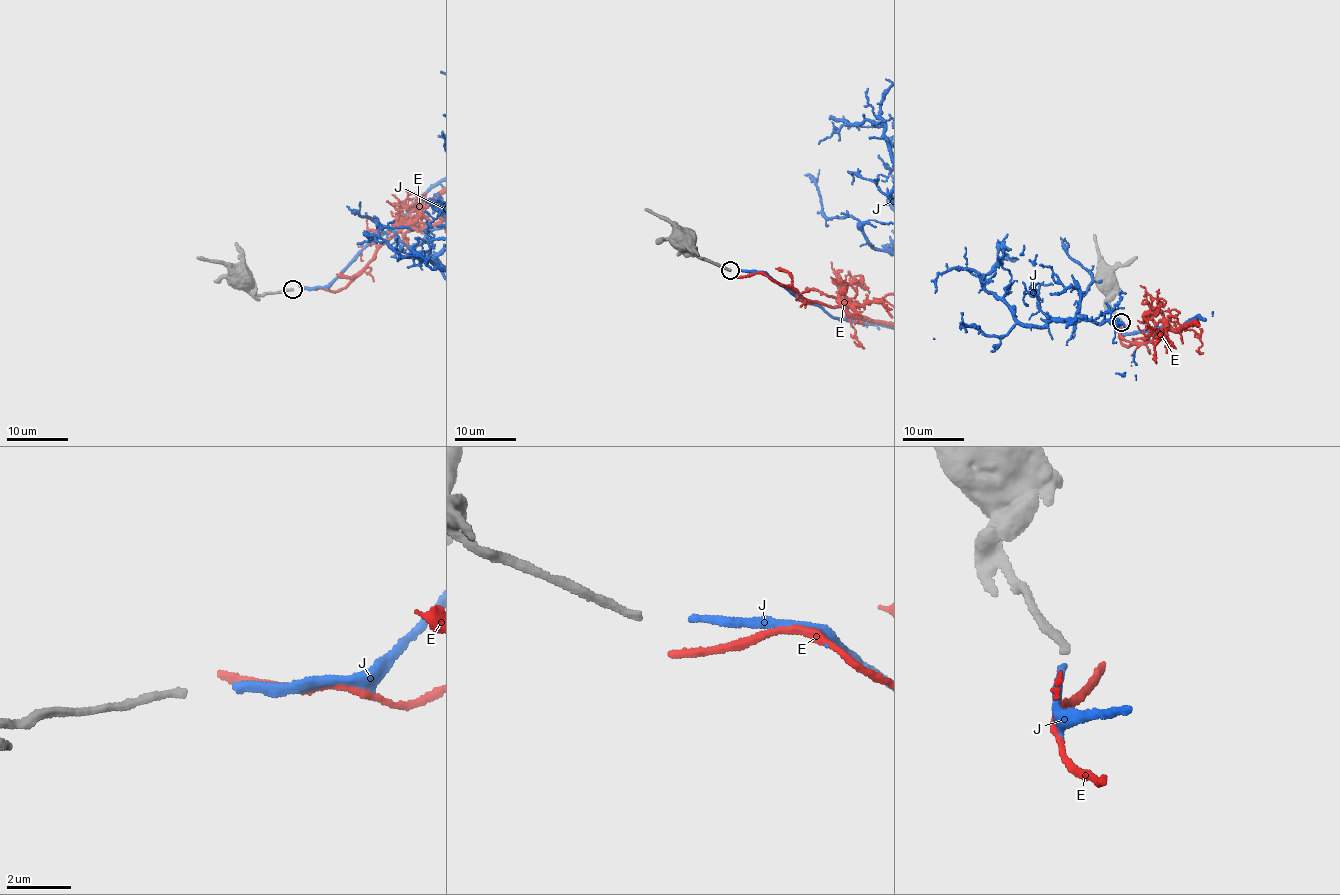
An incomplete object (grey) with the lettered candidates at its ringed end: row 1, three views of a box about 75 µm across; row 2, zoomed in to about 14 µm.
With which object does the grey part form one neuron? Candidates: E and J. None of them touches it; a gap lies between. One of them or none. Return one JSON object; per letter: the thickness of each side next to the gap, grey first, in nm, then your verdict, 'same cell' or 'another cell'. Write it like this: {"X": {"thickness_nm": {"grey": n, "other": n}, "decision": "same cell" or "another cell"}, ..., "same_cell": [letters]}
{"E": {"thickness_nm": {"grey": 240, "other": 240}, "decision": "another cell"}, "J": {"thickness_nm": {"grey": 240, "other": 240}, "decision": "same cell"}, "same_cell": ["J"]}

